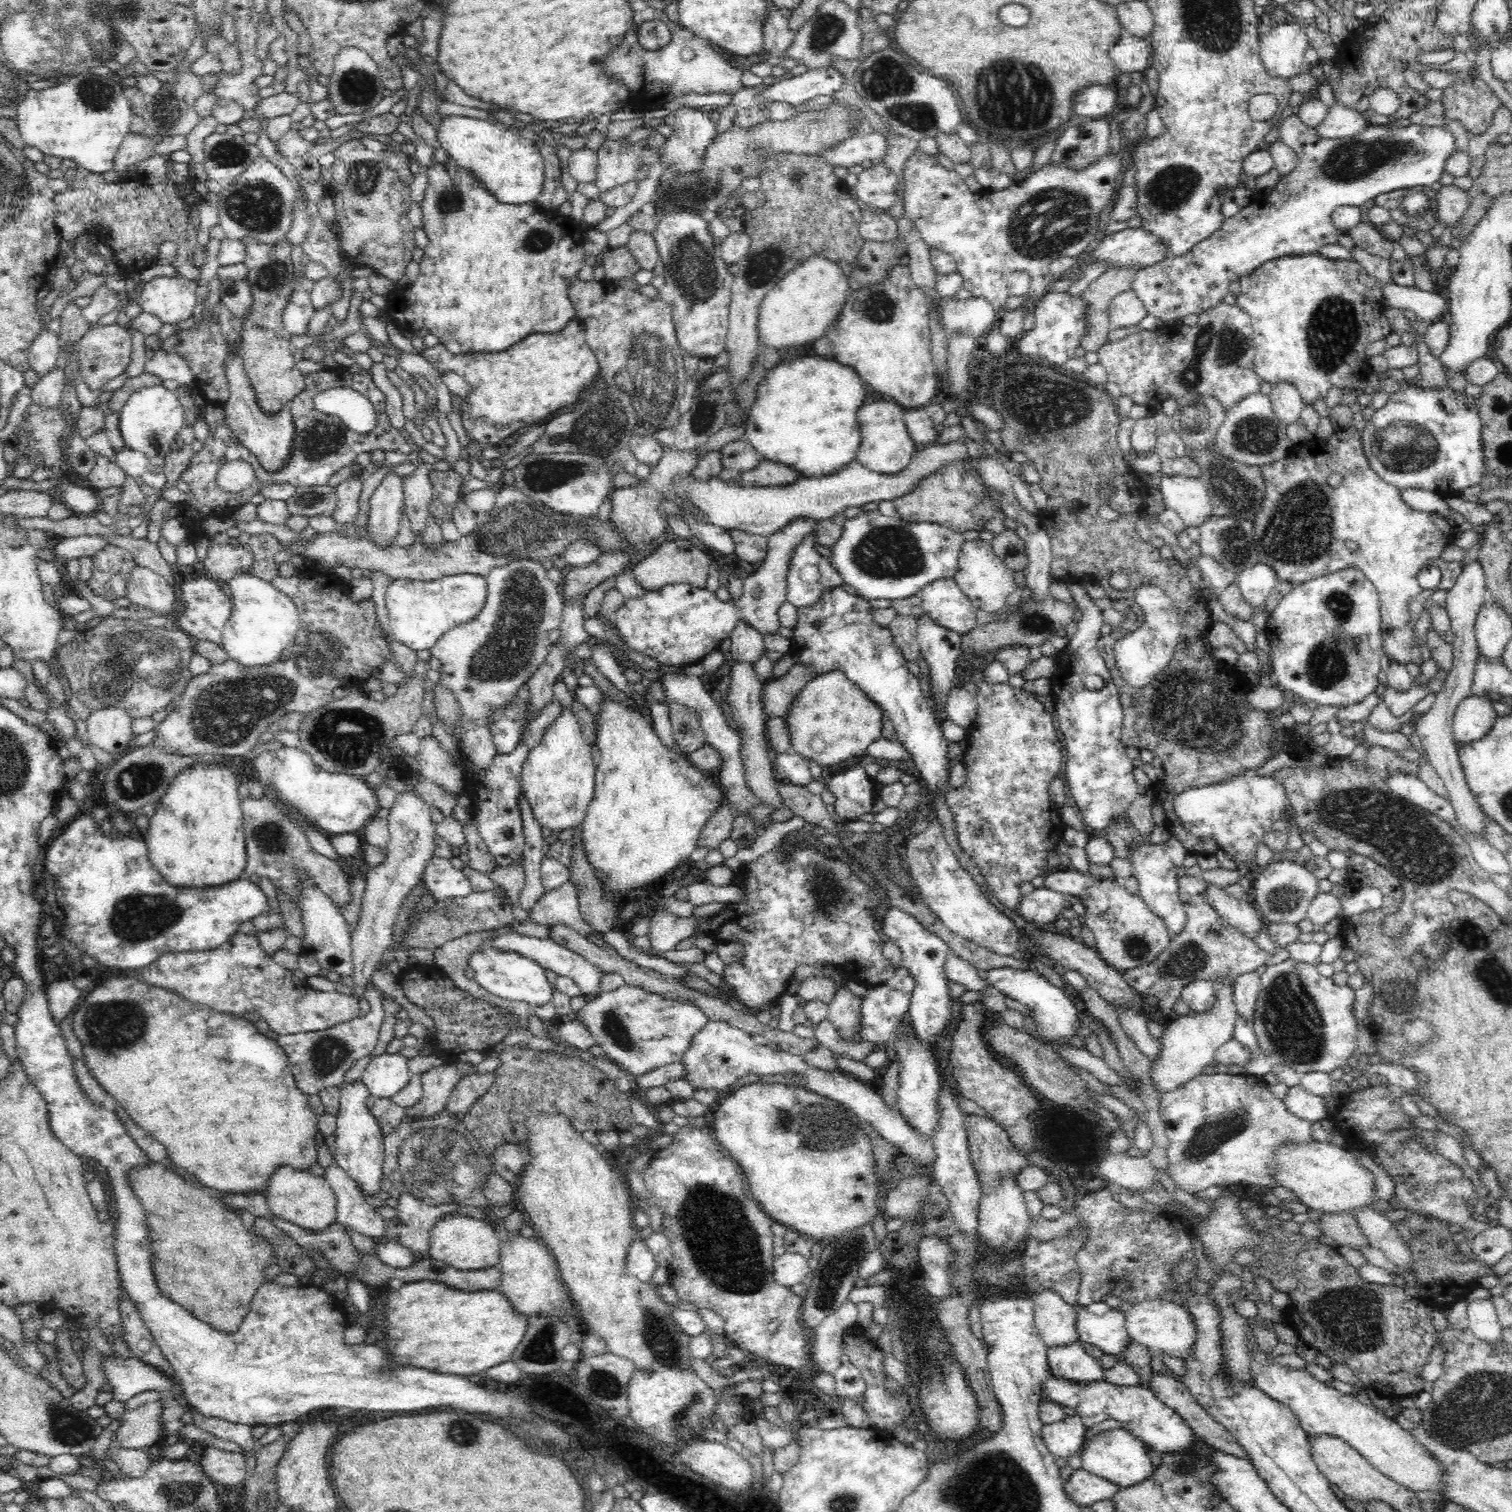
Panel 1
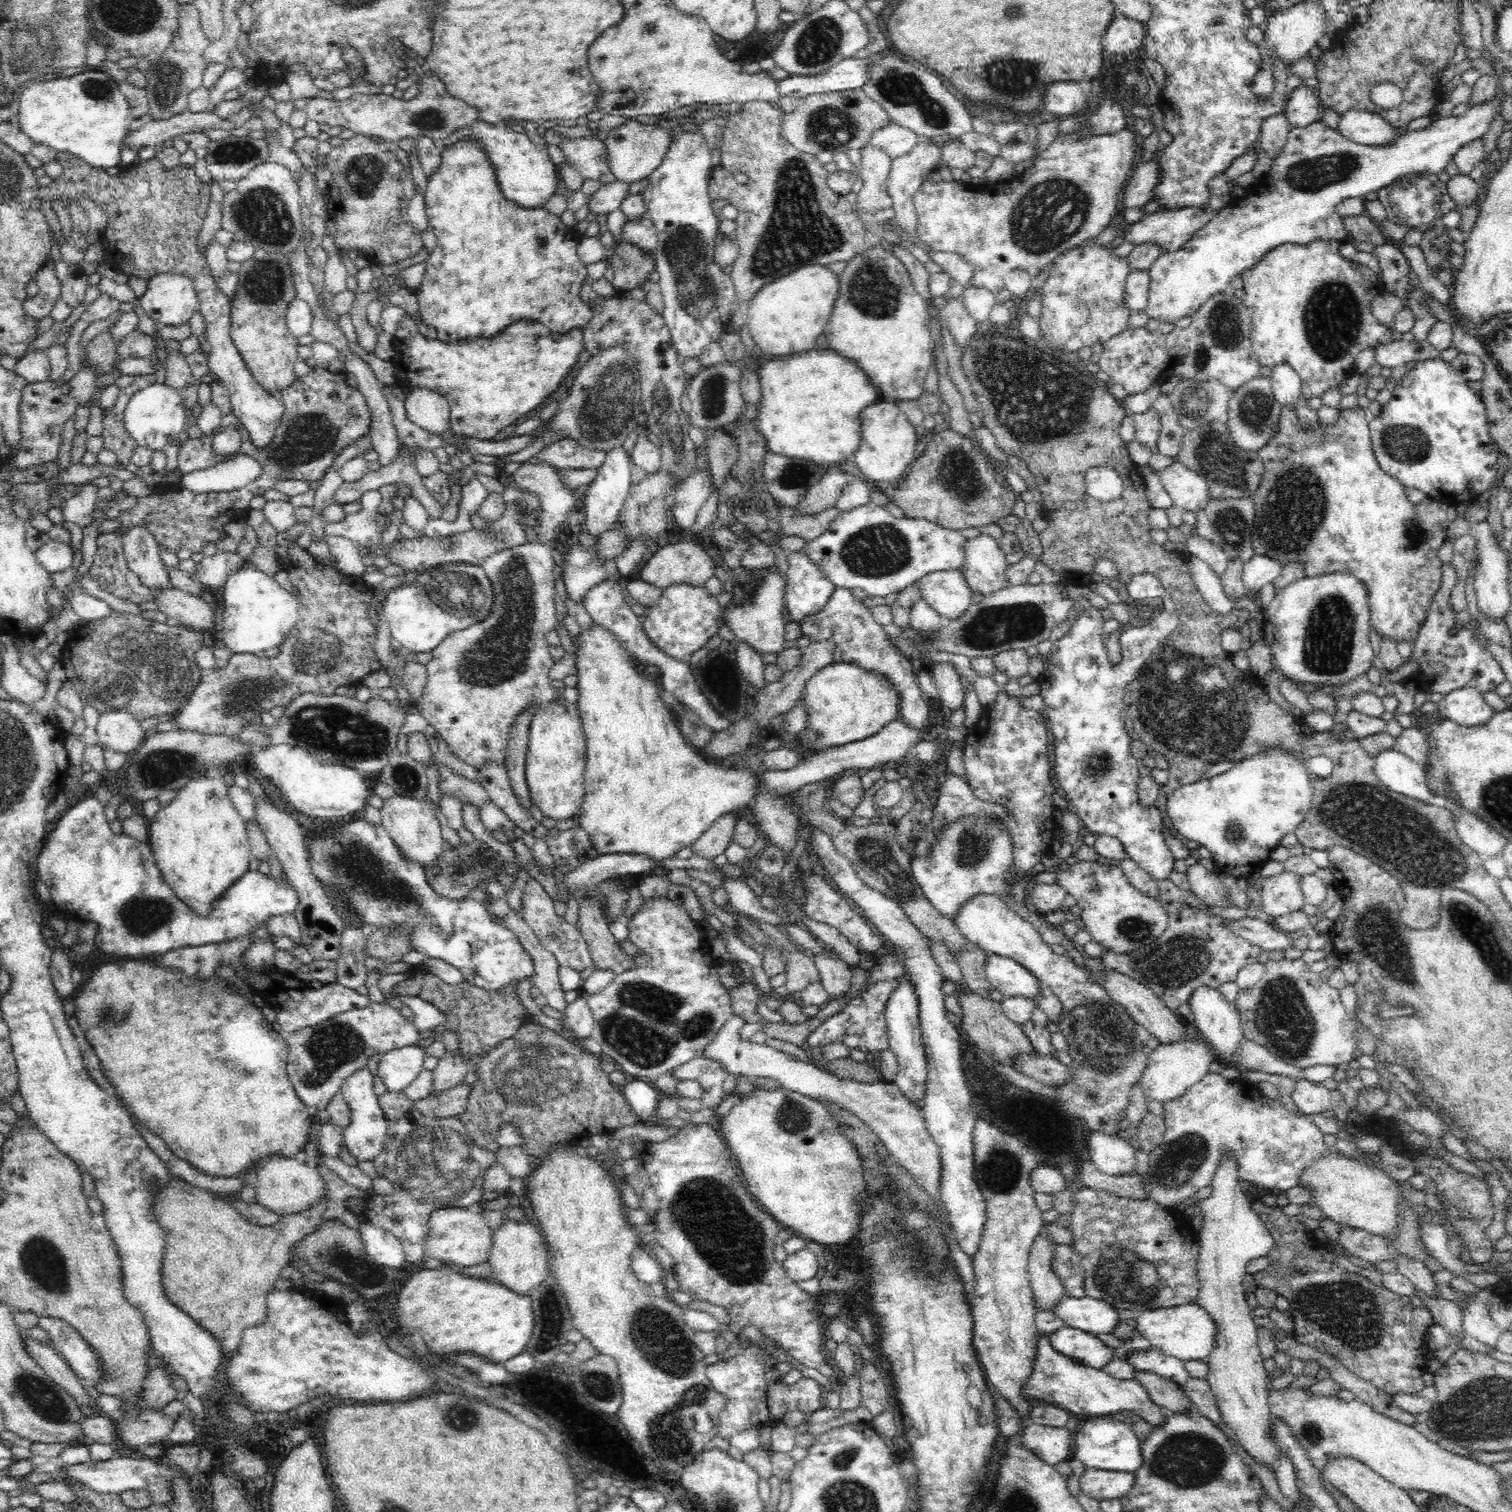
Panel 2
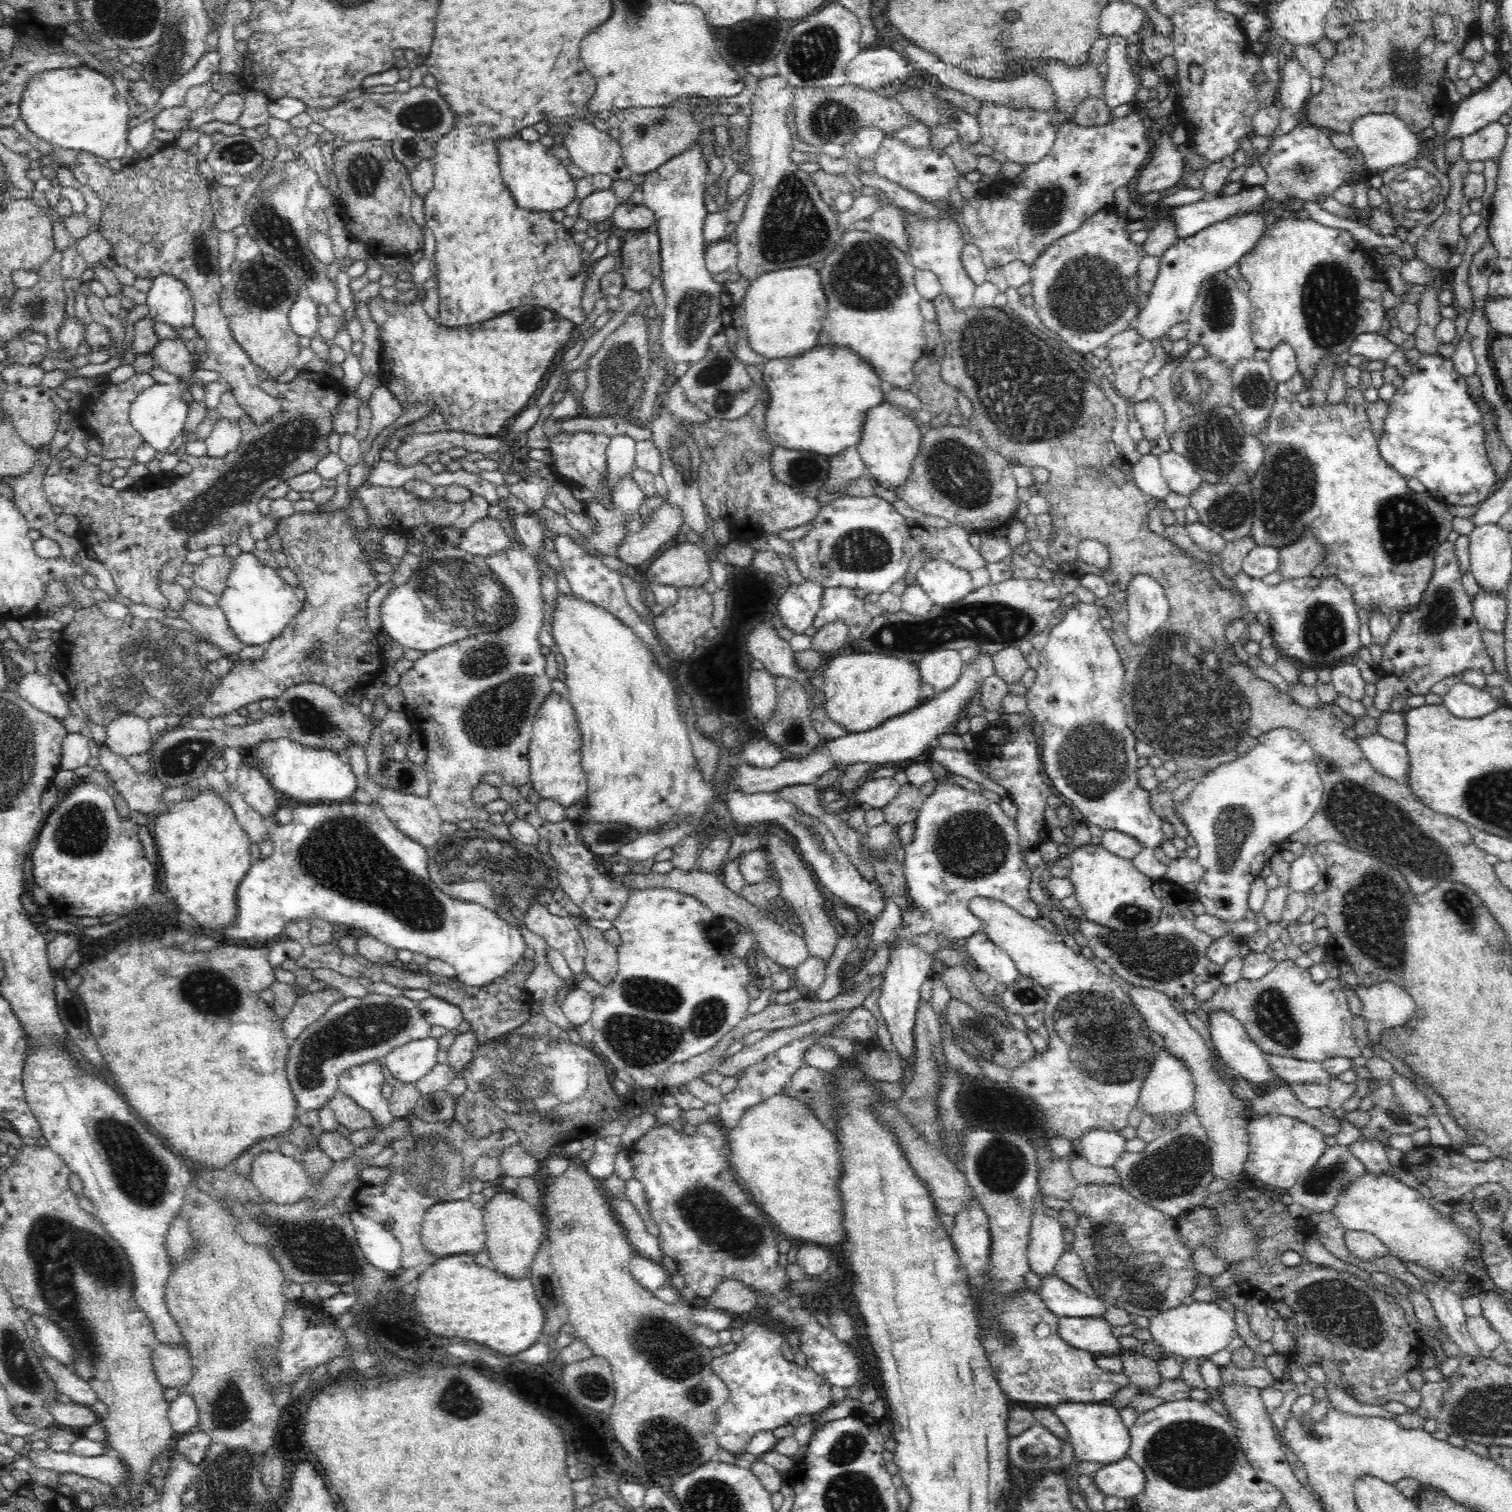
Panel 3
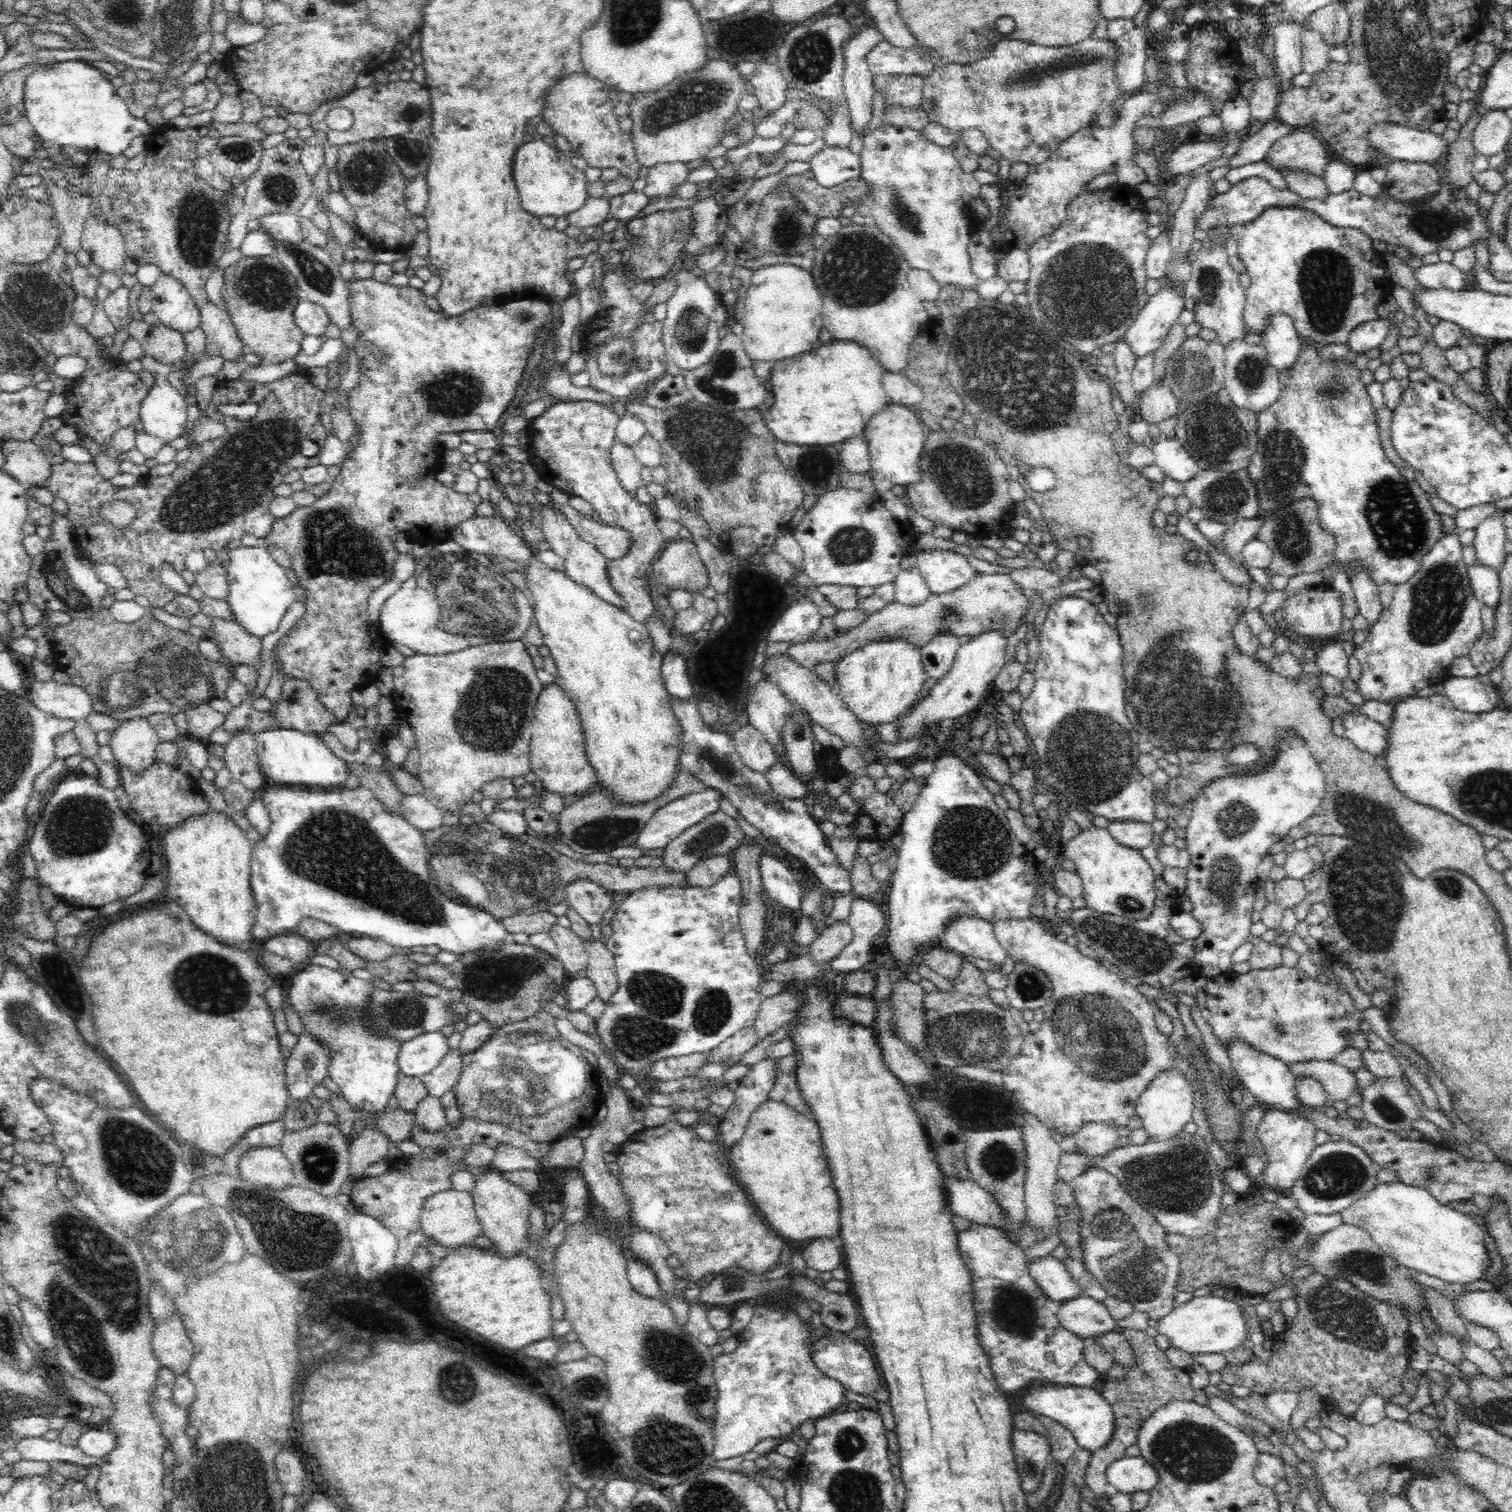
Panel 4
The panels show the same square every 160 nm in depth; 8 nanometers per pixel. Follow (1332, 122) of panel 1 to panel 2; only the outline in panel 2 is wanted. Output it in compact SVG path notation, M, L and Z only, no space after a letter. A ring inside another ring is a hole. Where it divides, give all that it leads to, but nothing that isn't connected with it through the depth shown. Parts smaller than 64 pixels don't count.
M1349 111L1341 118L1338 132L1358 144L1386 146L1394 142L1398 130L1382 116L1366 111Z

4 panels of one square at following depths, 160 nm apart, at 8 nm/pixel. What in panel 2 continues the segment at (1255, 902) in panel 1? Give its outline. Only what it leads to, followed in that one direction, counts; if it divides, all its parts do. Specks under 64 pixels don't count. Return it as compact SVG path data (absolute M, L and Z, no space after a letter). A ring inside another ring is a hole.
M1282 872L1262 880L1260 889L1263 911L1271 919L1300 910L1305 904L1300 886L1302 876L1293 872Z

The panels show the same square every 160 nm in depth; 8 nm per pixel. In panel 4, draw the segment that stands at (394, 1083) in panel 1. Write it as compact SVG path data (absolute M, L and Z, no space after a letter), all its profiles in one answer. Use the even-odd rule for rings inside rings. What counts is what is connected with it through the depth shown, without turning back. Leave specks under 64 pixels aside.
M441 1031L425 1032L403 1042L398 1051L398 1067L401 1074L422 1079L439 1066L450 1050L448 1037Z

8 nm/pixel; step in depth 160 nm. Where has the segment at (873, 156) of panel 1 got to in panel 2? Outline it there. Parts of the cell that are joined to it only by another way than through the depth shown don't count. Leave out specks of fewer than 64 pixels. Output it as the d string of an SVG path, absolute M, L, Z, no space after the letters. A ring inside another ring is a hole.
M891 123L874 130L874 134L870 136L870 140L866 145L882 147L891 159L895 159L908 154L916 146L920 138L922 137L914 131Z

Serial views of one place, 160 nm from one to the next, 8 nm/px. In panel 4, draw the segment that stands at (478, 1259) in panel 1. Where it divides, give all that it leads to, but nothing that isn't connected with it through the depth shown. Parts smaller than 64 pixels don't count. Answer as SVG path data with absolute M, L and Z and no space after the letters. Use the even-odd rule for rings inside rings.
M446 1189L429 1196L423 1206L420 1220L422 1231L434 1243L446 1249L454 1250L469 1245L477 1236L483 1234L482 1225L476 1215L472 1194L468 1191Z

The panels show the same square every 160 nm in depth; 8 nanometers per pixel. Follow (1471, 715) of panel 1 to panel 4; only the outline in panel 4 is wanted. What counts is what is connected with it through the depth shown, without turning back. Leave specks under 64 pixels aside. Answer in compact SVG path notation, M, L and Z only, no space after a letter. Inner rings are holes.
M1446 676L1442 686L1443 694L1458 710L1481 714L1501 706L1494 685L1483 684L1476 677Z

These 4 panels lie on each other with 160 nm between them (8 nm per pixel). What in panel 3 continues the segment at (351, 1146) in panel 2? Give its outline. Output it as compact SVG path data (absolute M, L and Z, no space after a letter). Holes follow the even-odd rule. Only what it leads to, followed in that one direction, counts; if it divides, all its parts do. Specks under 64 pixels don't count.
M376 1059L362 1066L354 1066L339 1078L339 1089L370 1112L376 1121L372 1128L351 1131L348 1139L356 1147L373 1141L380 1131L384 1131L396 1119L390 1111L388 1101L382 1096L382 1086L387 1082L380 1061L381 1059Z

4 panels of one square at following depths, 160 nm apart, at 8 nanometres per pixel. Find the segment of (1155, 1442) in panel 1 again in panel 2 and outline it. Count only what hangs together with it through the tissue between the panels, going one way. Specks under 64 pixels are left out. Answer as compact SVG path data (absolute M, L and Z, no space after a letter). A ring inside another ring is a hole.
M1040 1333L1037 1353L1031 1366L1030 1376L1021 1388L1027 1398L1034 1403L1041 1402L1058 1406L1076 1417L1096 1418L1114 1413L1130 1411L1131 1415L1142 1417L1140 1423L1149 1424L1150 1428L1160 1428L1166 1424L1169 1412L1154 1404L1146 1388L1135 1378L1118 1380L1104 1369L1092 1368L1057 1351L1050 1342L1050 1337Z

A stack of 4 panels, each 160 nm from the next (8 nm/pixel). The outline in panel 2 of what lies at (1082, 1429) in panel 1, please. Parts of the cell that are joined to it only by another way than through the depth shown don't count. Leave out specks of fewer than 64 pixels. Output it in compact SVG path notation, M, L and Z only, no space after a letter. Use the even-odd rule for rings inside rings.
M1030 1422L1022 1434L1022 1445L1053 1467L1073 1458L1074 1437L1075 1434L1069 1433L1066 1428L1051 1428Z

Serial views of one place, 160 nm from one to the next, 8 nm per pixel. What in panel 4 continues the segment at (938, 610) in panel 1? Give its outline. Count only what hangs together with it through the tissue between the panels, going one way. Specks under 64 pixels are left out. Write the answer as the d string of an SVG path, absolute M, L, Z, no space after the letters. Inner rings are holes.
M926 549L917 554L917 567L932 594L948 594L974 578L974 568L962 554L948 549Z

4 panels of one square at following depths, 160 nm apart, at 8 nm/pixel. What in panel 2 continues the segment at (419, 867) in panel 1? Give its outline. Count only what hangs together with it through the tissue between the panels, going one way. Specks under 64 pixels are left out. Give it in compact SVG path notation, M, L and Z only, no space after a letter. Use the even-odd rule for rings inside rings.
M395 794L391 798L383 800L381 817L381 824L386 827L390 837L408 861L416 861L422 867L426 867L441 855L444 846L446 846L445 839L440 833L440 823L434 815L432 806L426 801Z

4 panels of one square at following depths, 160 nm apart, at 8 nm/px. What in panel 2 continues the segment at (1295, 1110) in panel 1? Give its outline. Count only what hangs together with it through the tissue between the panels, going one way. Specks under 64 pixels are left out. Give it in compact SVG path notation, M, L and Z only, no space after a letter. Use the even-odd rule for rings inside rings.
M1304 1078L1297 1082L1292 1093L1292 1100L1296 1108L1310 1117L1320 1116L1324 1110L1332 1109L1332 1096L1321 1084L1309 1082Z

